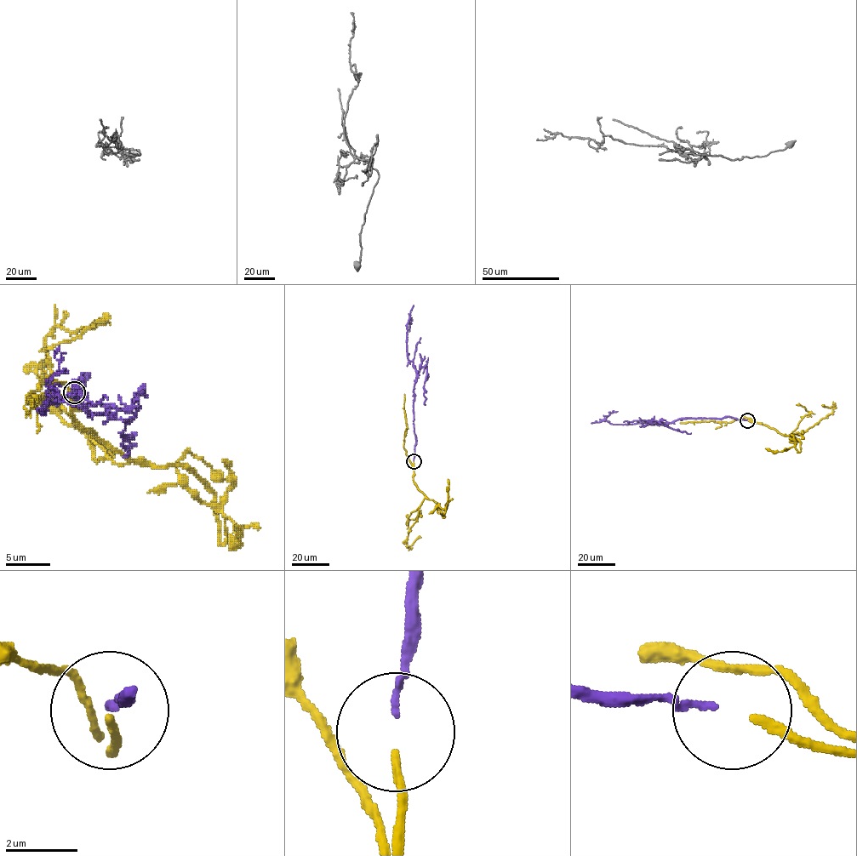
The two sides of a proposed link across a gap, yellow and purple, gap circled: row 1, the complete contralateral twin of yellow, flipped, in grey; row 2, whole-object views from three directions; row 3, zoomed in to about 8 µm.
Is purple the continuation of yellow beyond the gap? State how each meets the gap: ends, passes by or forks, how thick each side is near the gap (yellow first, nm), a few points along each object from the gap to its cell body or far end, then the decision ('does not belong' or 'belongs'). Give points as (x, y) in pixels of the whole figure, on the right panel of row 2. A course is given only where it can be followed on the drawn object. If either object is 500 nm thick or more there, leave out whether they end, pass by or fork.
yellow ends; purple ends; calibres 240 and 190 nm; course yellow (748, 420), (762, 423), (782, 435), (800, 435), (832, 413), (833, 407), (823, 406); course purple (746, 419), (728, 416), (679, 419), (660, 425), (648, 420), (633, 424), (611, 424), (605, 419), (617, 411); belongs

